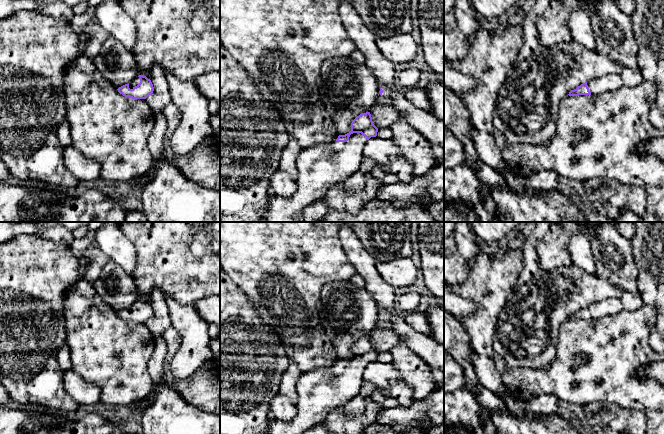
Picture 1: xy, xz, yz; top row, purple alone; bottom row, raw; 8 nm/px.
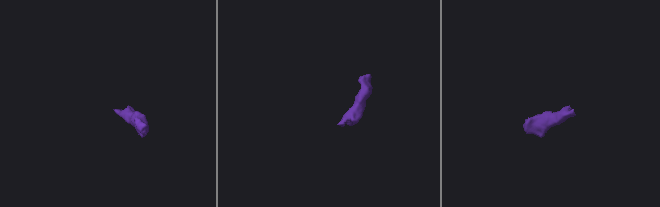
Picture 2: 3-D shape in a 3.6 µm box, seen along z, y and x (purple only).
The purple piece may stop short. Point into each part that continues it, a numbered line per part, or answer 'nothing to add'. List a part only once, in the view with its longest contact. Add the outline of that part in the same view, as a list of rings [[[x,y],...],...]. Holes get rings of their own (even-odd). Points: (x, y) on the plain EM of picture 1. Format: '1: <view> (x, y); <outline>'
1: xz (319, 392); [[[353,357],[345,366],[302,373],[296,384],[295,417],[290,421],[272,418],[268,434],[303,434],[323,423],[331,411],[359,394],[366,365],[361,357]]]

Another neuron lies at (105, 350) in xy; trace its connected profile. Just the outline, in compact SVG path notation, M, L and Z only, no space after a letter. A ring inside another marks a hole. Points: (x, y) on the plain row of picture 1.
M93 241L84 252L87 259L84 277L73 282L64 296L64 317L66 343L70 349L72 370L83 380L95 384L101 389L101 402L109 405L130 405L146 398L153 387L153 380L148 372L148 363L154 352L154 340L145 323L132 323L120 318L117 312L104 302L94 288L103 267L111 260Z

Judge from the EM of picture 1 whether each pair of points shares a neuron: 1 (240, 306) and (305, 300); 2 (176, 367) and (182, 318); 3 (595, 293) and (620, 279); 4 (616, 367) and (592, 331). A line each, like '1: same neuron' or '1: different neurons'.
1: different neurons
2: same neuron
3: different neurons
4: same neuron

